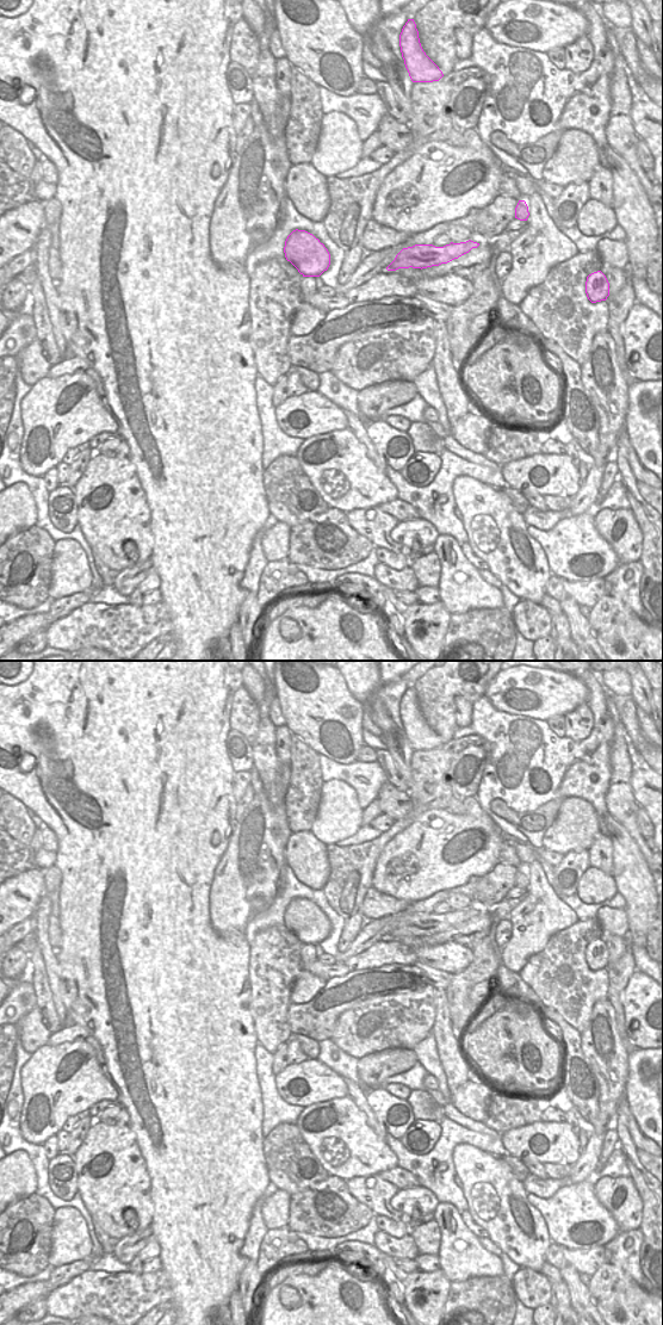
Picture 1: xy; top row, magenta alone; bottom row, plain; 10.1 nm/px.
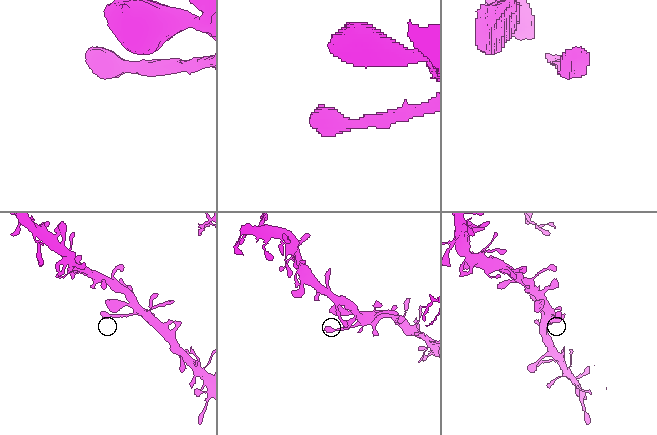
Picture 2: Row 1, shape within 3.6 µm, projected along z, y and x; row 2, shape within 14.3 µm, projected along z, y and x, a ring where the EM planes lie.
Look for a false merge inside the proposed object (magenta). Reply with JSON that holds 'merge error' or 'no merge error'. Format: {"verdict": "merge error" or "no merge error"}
{"verdict": "no merge error"}

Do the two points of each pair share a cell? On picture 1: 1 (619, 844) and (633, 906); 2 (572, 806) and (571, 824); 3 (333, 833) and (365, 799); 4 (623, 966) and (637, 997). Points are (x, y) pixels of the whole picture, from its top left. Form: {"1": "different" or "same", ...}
{"1": "same", "2": "same", "3": "different", "4": "different"}

